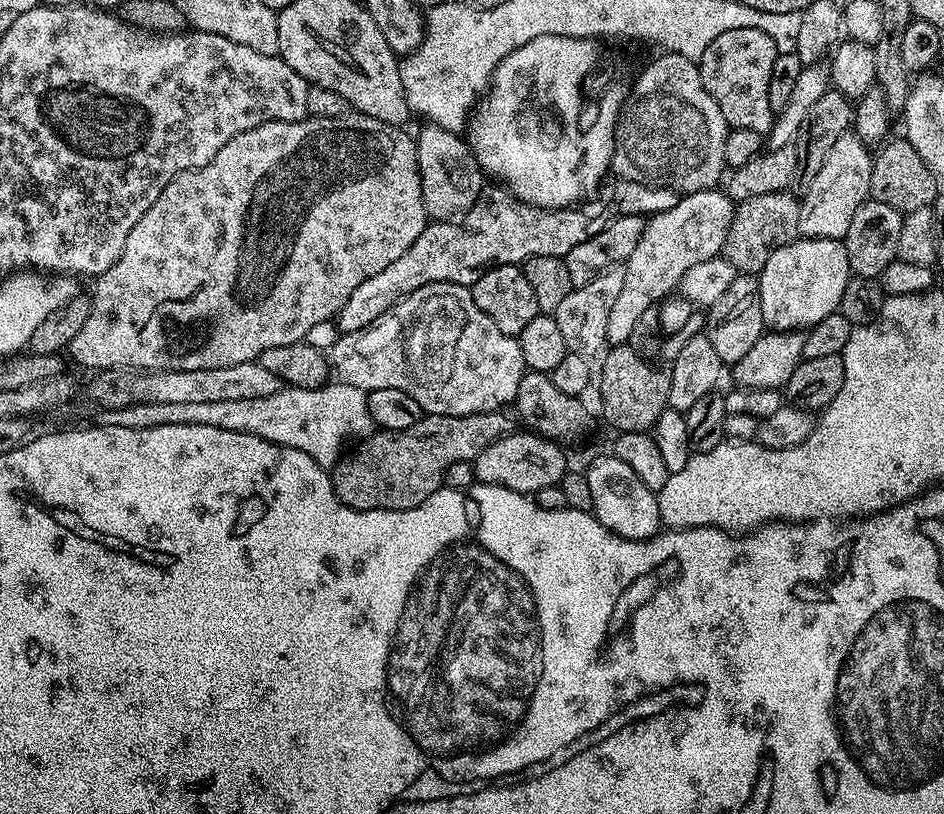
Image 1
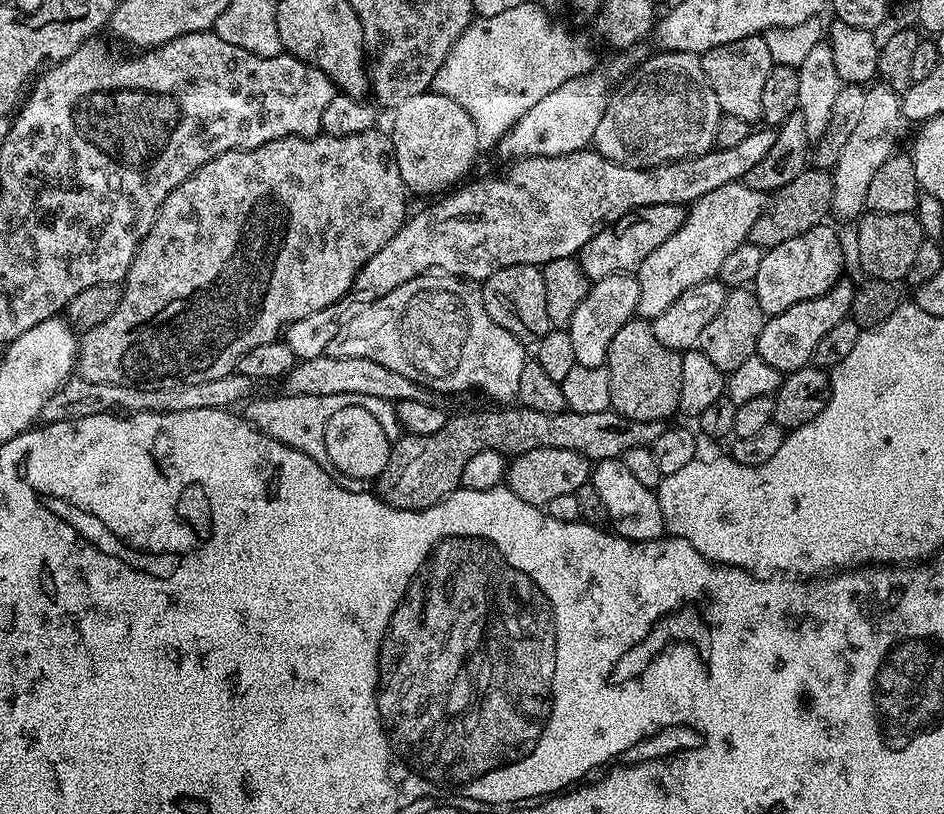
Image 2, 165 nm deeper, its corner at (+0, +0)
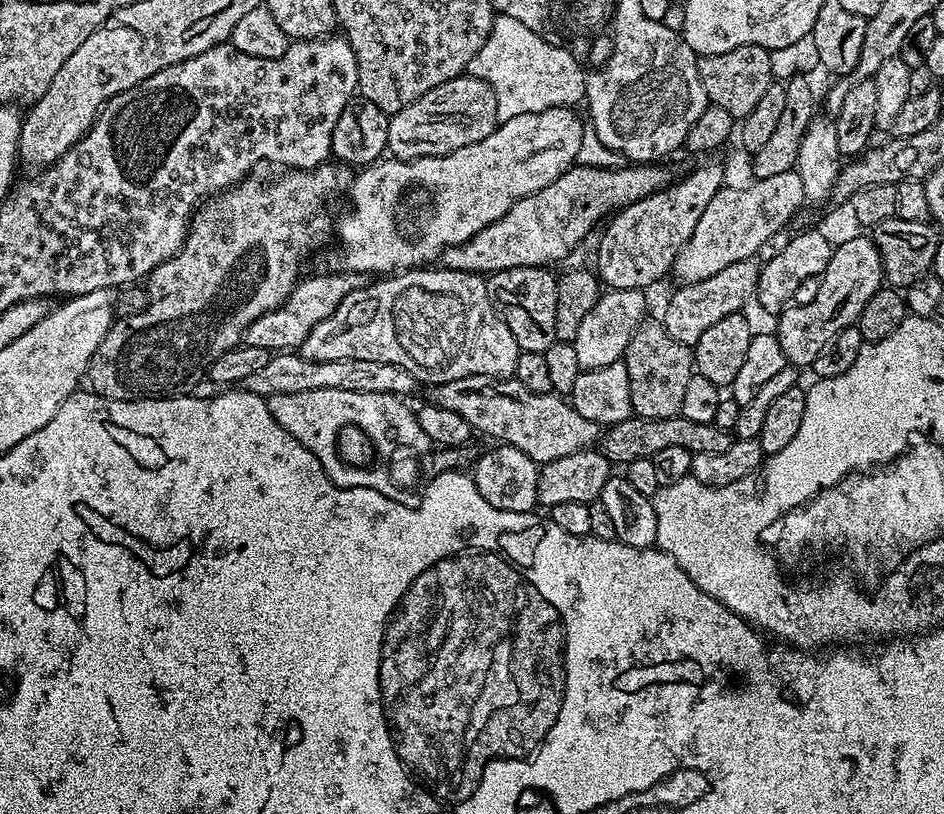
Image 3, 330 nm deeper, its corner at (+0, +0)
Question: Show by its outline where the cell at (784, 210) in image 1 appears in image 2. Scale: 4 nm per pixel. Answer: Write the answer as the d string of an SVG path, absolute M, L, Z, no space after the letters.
M809 166L802 174L798 174L798 178L794 178L794 182L786 182L786 186L771 193L758 222L754 222L750 230L748 240L765 250L774 246L782 246L782 242L790 242L790 238L798 238L798 234L806 234L806 230L821 223L831 213L831 210L831 171Z

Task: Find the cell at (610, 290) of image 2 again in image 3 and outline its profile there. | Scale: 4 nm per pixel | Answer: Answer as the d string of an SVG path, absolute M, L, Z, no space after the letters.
M614 288L601 291L598 302L594 302L590 314L582 318L582 326L578 326L578 334L571 342L578 353L581 369L610 366L610 362L624 359L624 351L630 346L630 338L645 323L644 311L648 308L648 300L639 288L622 290Z

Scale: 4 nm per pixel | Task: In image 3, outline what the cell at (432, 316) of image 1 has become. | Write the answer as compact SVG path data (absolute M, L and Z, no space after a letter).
M421 266L377 280L380 280L377 284L375 281L366 288L346 294L338 310L334 310L330 318L322 318L322 322L306 334L306 342L302 342L298 349L300 355L318 362L334 362L334 358L390 362L390 366L406 370L416 381L424 383L425 380L428 386L467 376L515 377L520 347L492 305L488 296L488 281L483 275L443 266Z

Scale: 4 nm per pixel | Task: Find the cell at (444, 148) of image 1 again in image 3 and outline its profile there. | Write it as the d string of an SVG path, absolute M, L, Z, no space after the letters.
M465 74L426 90L422 98L402 110L391 113L388 122L388 152L397 160L417 160L427 156L445 156L462 146L490 138L496 128L494 90L477 76Z

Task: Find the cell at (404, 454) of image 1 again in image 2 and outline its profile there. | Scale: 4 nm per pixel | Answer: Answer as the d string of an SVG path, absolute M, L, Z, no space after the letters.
M496 406L493 412L464 412L461 416L449 415L446 426L438 430L438 434L425 436L401 435L391 445L392 453L386 468L374 480L374 492L385 504L407 512L421 512L435 504L441 504L444 499L460 488L462 470L466 470L466 462L474 458L474 454L482 454L482 450L501 452L505 458L521 456L526 450L535 448L557 448L558 450L574 450L587 460L618 460L624 457L626 450L635 448L651 448L658 438L662 438L666 427L665 421L638 422L634 418L619 416L611 410L602 414L578 414L563 411L554 414L542 414L538 410L530 410L523 406Z

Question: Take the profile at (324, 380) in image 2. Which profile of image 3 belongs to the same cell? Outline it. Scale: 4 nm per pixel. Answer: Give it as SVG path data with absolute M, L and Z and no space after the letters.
M467 376L454 378L450 382L442 382L431 389L431 403L442 406L442 410L454 410L454 414L462 414L466 422L477 433L489 436L492 442L509 444L525 452L537 466L546 462L554 462L554 458L566 458L566 454L574 454L591 449L602 435L601 425L590 422L574 410L567 399L556 394L534 394L522 386L515 378L499 376Z

